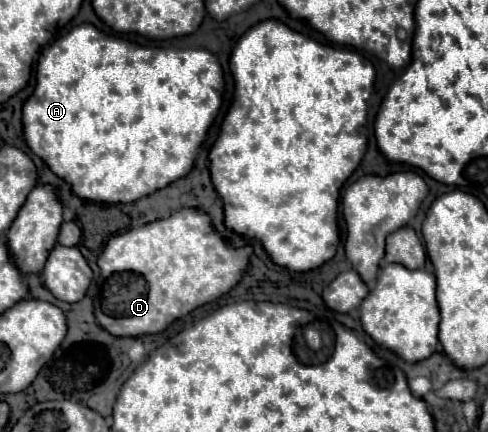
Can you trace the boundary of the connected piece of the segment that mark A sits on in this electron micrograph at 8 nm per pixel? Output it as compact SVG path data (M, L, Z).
M78 25L68 35L58 37L54 43L42 49L38 57L38 73L36 73L36 89L32 97L24 103L22 123L24 137L30 149L44 159L44 163L64 181L72 183L72 189L78 197L98 201L98 203L132 203L140 197L146 197L172 181L190 173L194 159L208 137L208 129L214 123L220 107L222 107L222 91L224 91L224 71L214 53L206 49L166 49L166 47L146 47L134 41L126 41L112 33L106 33L94 25Z

